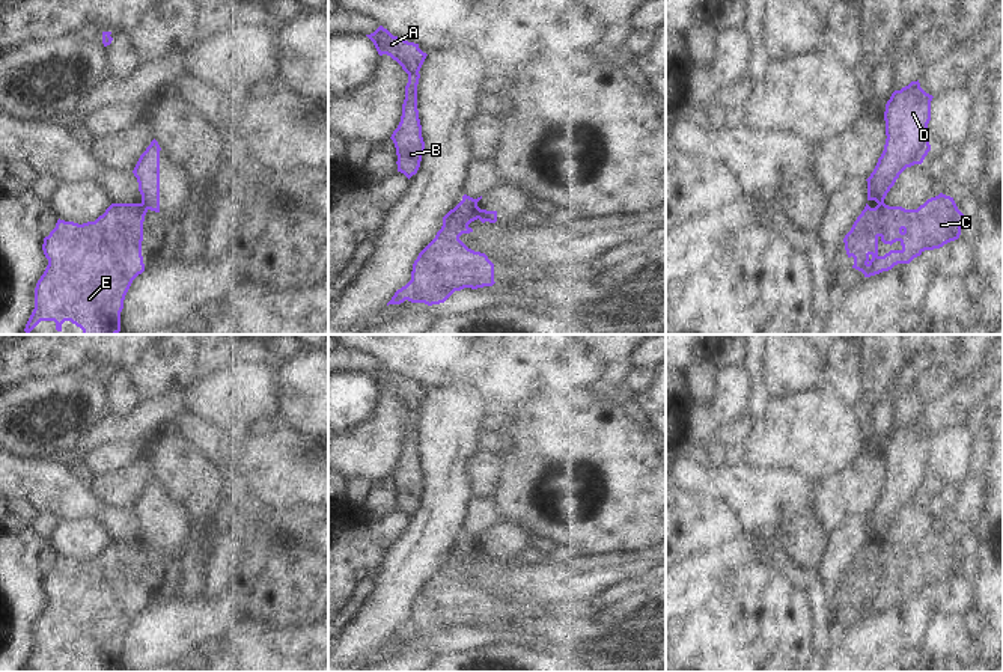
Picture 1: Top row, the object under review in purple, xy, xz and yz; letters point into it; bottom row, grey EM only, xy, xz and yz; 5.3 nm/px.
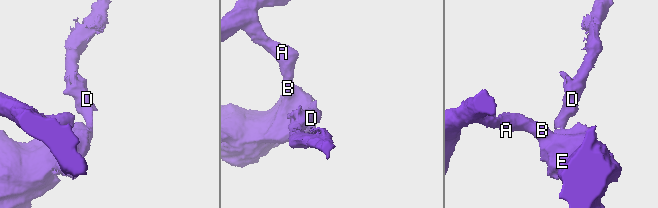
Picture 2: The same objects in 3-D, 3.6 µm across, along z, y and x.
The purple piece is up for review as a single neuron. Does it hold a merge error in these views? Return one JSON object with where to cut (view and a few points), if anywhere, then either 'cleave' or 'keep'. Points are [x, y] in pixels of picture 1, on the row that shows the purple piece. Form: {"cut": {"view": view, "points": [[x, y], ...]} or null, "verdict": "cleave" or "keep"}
{"cut": {"view": "xz", "points": [[479, 210], [487, 220]]}, "verdict": "cleave"}

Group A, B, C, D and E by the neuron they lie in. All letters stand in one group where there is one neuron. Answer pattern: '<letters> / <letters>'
A B C E / D

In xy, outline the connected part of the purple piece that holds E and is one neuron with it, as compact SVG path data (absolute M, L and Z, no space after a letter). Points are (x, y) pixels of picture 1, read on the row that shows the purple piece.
M111 203L95 221L83 225L57 220L56 228L44 238L42 250L48 265L35 288L35 309L24 331L30 333L41 321L54 321L56 330L71 321L83 334L117 334L120 331L120 312L133 280L145 271L142 256L143 221L148 206L142 203Z

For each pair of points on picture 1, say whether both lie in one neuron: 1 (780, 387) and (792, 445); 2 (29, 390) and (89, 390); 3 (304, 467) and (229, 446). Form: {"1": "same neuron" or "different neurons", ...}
{"1": "different neurons", "2": "same neuron", "3": "same neuron"}

